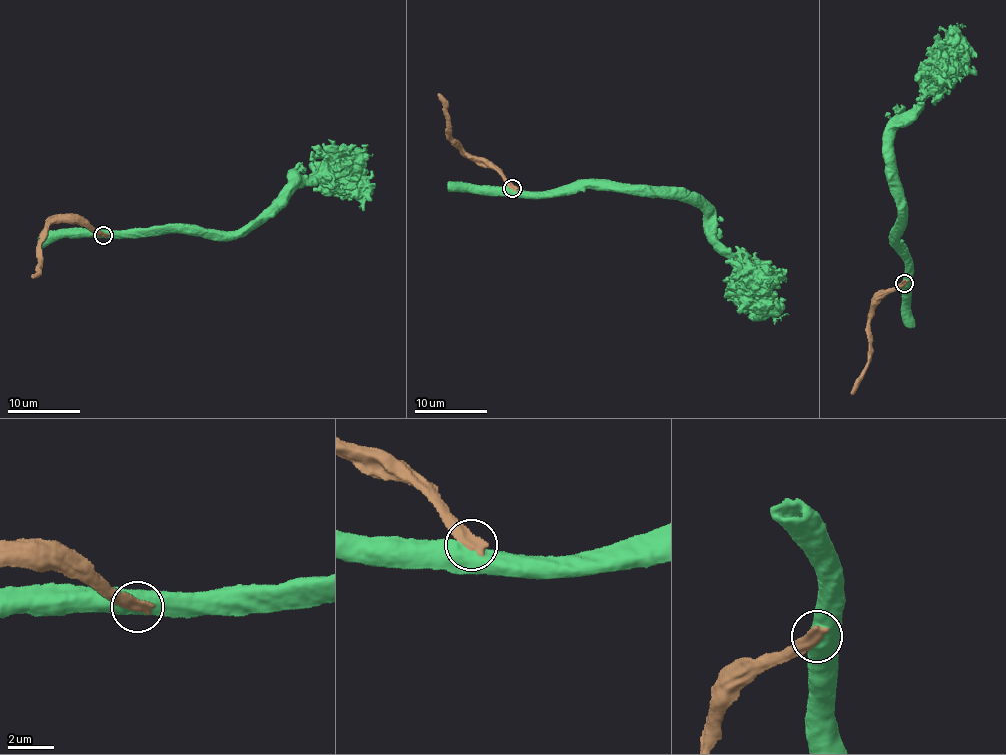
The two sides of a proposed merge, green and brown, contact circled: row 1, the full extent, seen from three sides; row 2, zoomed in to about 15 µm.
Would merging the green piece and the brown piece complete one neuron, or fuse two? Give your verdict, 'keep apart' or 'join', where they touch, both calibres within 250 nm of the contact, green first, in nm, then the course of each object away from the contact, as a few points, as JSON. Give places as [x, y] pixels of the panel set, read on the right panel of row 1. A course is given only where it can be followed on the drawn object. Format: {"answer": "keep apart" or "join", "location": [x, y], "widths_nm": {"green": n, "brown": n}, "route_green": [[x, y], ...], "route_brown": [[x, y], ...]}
{"answer": "keep apart", "location": [904, 283], "widths_nm": {"green": 600, "brown": 440}, "route_green": [[905, 282], [896, 225], [900, 214], [893, 134], [910, 118], [952, 47], [956, 23]], "route_brown": [[905, 283], [899, 284], [875, 304], [869, 319], [869, 364], [852, 395]]}

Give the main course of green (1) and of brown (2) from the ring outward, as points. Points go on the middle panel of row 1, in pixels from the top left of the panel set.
1: (512, 189), (651, 188), (701, 208), (713, 237), (768, 301), (783, 315), (788, 313)
2: (512, 188), (512, 183), (481, 161), (476, 161), (452, 138), (446, 103), (438, 93)

